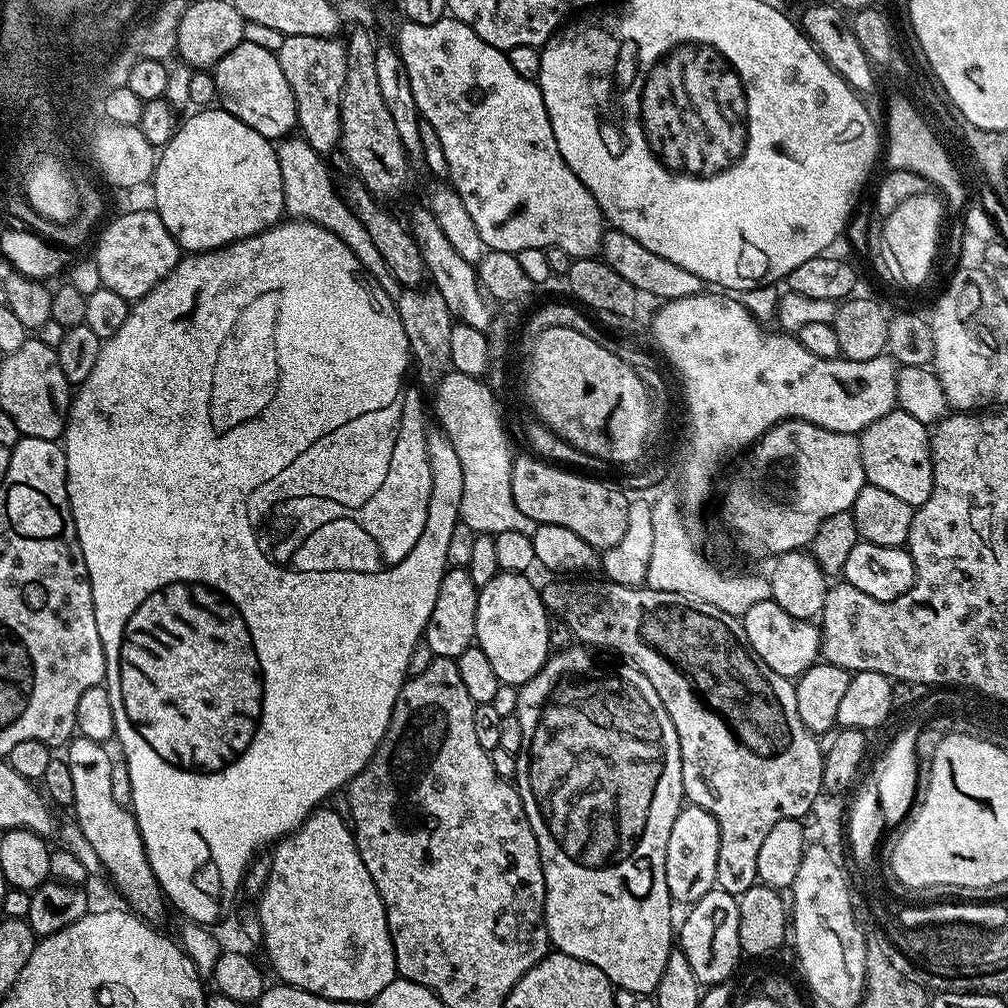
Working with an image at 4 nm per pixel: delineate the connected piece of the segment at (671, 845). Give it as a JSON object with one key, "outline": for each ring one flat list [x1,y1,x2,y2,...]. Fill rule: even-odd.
{"outline":[[703,806,681,807,674,826,670,826,670,842,666,842,666,886,677,905,691,906,702,894,716,887,719,841,718,822]]}

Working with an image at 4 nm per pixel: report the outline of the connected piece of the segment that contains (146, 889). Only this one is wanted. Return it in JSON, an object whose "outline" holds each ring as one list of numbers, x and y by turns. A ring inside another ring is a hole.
{"outline":[[82,735,67,741,66,748,70,779,74,781,74,802,70,805,71,811,76,811,74,821,104,863,107,879,112,879,117,890,128,899,127,907,137,916,156,922,166,909,166,897,154,878,154,870,150,870,135,816,125,805,114,802,110,786,113,757,108,756,104,744]]}

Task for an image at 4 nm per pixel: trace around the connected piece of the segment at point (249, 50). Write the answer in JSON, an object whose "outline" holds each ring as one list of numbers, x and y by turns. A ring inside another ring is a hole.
{"outline":[[245,42,222,57,214,65,215,72,219,107,246,122,250,130,258,130,267,140,279,142,291,133,291,128,293,131,297,127,294,94,275,52]]}

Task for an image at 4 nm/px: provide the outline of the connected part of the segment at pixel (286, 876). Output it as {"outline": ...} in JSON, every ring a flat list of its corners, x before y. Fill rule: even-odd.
{"outline":[[321,806,313,810,300,823,299,828,295,828,289,836,279,841,271,849,270,855,272,857,272,869,270,870,270,878,266,882,266,890,262,890,262,898,258,901,258,911,262,922,262,934,264,935,262,948,268,951,268,960,272,963,273,970,280,975,277,977,285,984,306,990,315,996,321,996,327,1000,354,1002,358,1006,363,1005,363,1000,364,1003,370,1002,375,996,382,994,382,990,386,990,386,986,390,986,390,982,398,979,394,946,390,938,384,903,374,886,374,878,370,878,370,870,366,870,366,866,358,854,356,838,349,821,338,818,338,814,334,814,331,806]]}

